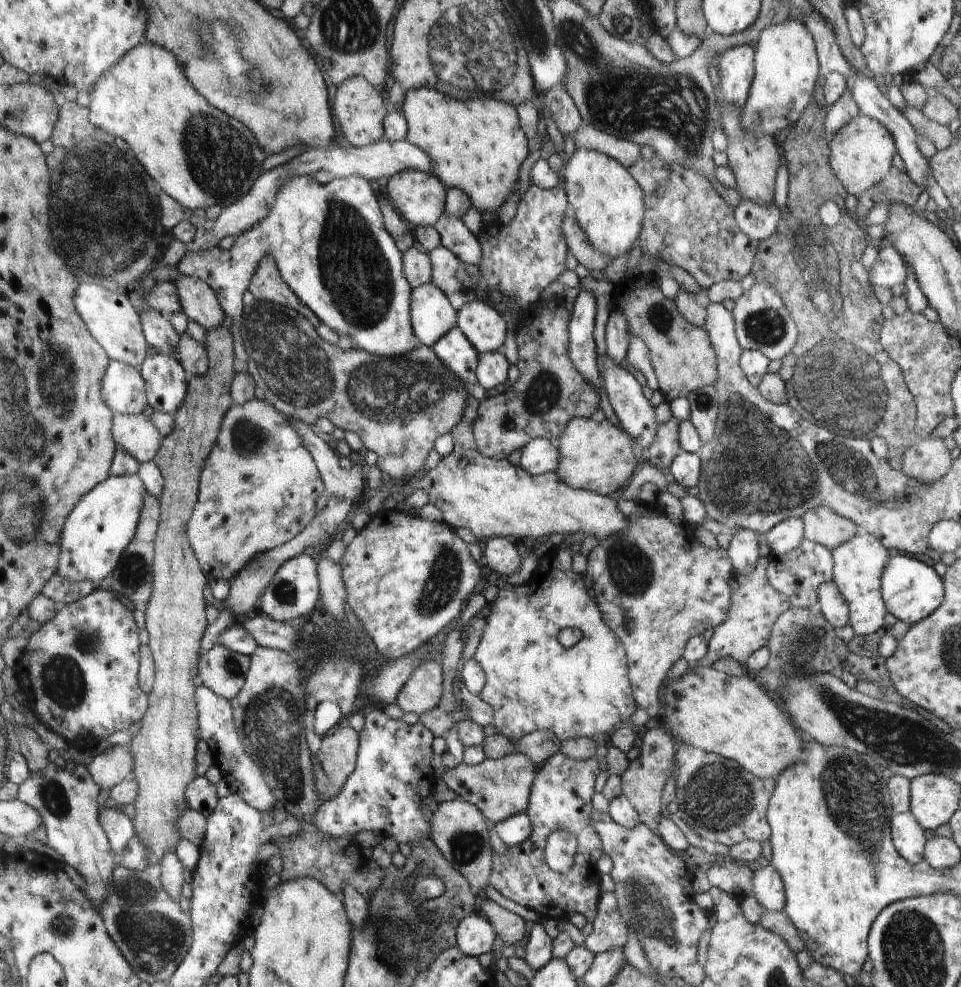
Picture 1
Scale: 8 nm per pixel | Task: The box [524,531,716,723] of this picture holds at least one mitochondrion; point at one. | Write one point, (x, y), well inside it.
(631, 571)

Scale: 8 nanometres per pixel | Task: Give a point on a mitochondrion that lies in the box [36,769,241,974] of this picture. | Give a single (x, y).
(63, 926)

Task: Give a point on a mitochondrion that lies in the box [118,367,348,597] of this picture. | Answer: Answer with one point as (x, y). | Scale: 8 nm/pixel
(250, 438)

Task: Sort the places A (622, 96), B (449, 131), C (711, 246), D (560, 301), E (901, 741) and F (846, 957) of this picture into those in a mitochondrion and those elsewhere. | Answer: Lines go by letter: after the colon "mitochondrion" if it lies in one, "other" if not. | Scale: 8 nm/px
A: mitochondrion
B: other
C: other
D: other
E: mitochondrion
F: other

